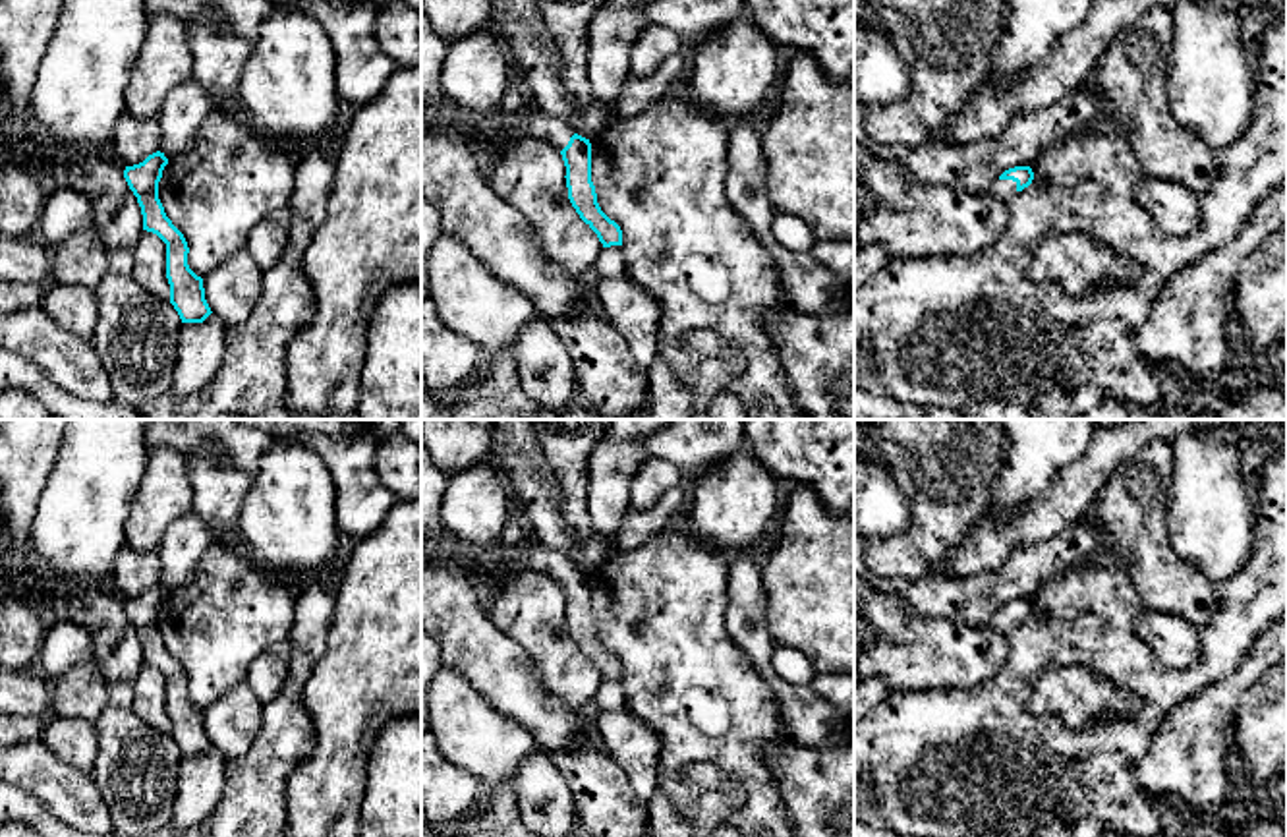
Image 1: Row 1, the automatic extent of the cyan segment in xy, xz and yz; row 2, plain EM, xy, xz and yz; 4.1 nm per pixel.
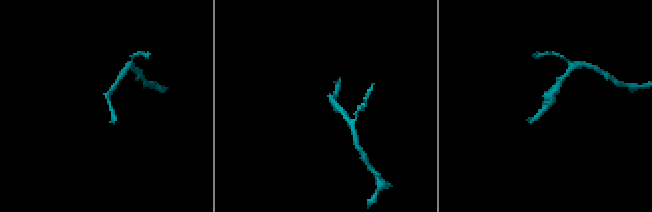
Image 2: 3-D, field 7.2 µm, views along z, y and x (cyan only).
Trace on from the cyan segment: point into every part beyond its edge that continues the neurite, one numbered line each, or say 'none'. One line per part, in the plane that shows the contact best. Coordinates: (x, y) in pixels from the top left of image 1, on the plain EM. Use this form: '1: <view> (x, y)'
1: yz (1000, 621)

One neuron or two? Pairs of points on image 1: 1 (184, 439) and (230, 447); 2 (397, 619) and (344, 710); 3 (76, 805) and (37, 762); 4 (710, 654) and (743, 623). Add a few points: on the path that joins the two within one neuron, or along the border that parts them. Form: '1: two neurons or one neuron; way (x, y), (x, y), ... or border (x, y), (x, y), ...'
1: one neuron; way (196, 439), (219, 439)
2: one neuron; way (397, 642), (356, 687)
3: one neuron; way (66, 795), (43, 772)
4: two neurons; border (725, 590), (727, 634), (756, 671)

